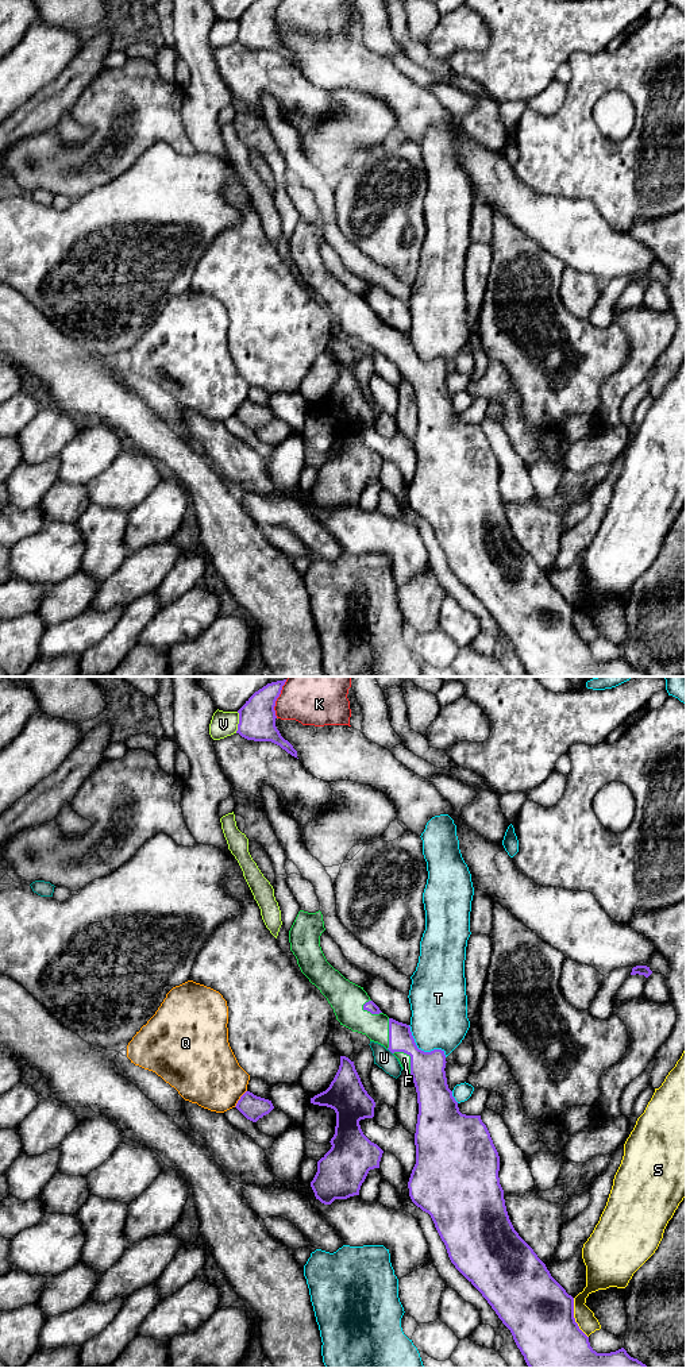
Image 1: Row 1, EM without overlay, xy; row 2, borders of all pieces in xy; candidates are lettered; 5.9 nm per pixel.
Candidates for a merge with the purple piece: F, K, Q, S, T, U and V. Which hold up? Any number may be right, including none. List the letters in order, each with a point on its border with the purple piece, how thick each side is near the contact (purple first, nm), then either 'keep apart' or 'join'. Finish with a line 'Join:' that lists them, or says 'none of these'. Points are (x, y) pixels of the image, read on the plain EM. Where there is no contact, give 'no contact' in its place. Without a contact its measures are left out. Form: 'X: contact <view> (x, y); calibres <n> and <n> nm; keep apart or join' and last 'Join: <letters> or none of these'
F: contact xy (411, 366); calibres 200 and 70 nm; join
K: contact xy (274, 14); calibres 220 and 200 nm; keep apart
Q: contact xy (241, 407); calibres 150 and 380 nm; keep apart
S: contact xy (574, 627); calibres 400 and 120 nm; keep apart
T: contact xy (420, 358); calibres 200 and 340 nm; keep apart
U: contact xy (389, 358); calibres 190 and 110 nm; keep apart
V: contact xy (239, 31); calibres 220 and 150 nm; keep apart
Join: F

